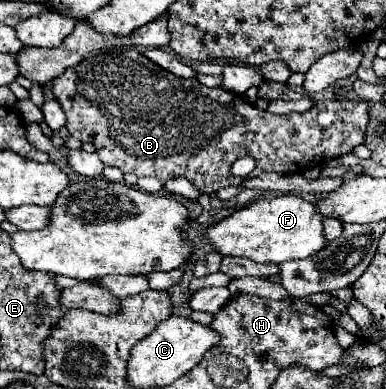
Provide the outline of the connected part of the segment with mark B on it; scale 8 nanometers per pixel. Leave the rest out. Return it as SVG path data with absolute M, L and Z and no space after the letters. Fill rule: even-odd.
M135 48L93 54L81 64L67 68L61 76L57 76L57 80L51 80L49 86L67 116L65 126L69 134L81 142L91 142L105 166L115 166L123 174L131 172L135 176L153 176L161 184L181 176L187 178L199 192L207 194L225 186L239 186L243 182L243 178L235 178L231 174L231 164L245 154L257 160L257 168L247 178L267 172L301 174L313 166L321 166L323 162L359 146L365 138L365 126L369 120L369 104L351 100L323 100L315 102L313 108L301 114L273 114L249 104L243 96L225 88L207 88L197 78L179 78L151 62Z

